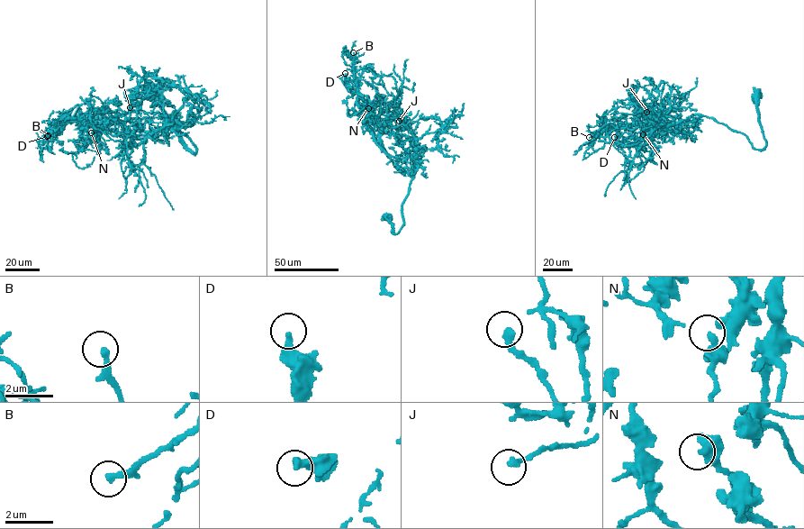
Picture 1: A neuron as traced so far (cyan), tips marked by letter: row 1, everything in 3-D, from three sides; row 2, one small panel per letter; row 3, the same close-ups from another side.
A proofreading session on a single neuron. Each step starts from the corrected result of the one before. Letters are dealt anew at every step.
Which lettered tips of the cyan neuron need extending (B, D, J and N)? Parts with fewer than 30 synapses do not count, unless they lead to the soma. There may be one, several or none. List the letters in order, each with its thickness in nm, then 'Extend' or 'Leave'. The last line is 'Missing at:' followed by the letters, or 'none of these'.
B: Thickness 240 nm. Extend
D: Thickness 320 nm. Leave
J: Thickness 280 nm. Leave
N: Thickness 320 nm. Leave
Missing at: B

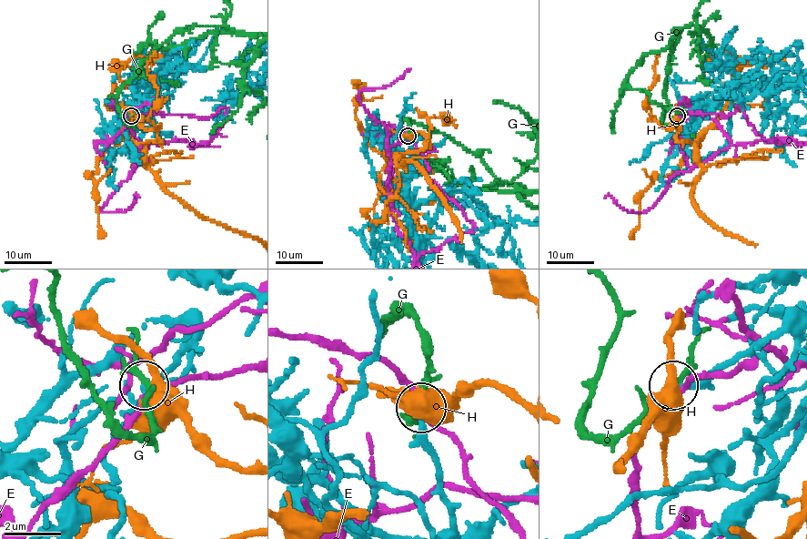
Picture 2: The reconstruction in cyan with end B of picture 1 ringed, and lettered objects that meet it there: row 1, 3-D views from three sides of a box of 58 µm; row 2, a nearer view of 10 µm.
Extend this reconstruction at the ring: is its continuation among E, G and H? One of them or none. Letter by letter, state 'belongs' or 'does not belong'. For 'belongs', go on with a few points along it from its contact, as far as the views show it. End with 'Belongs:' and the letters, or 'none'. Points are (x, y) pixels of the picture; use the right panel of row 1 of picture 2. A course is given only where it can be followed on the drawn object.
E: does not belong
G: does not belong
H: does not belong
Belongs: none

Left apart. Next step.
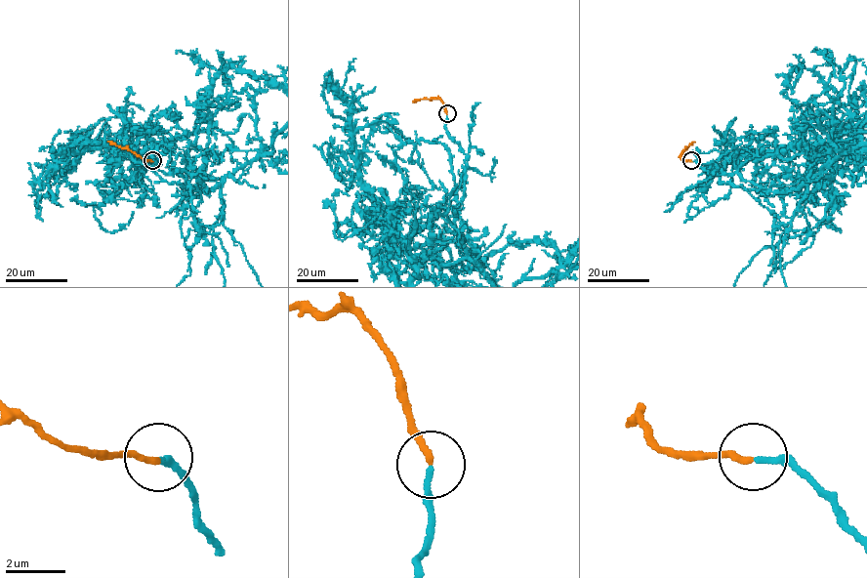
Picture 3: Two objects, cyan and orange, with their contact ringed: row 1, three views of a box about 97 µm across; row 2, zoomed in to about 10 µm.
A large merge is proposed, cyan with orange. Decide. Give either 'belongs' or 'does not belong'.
belongs

